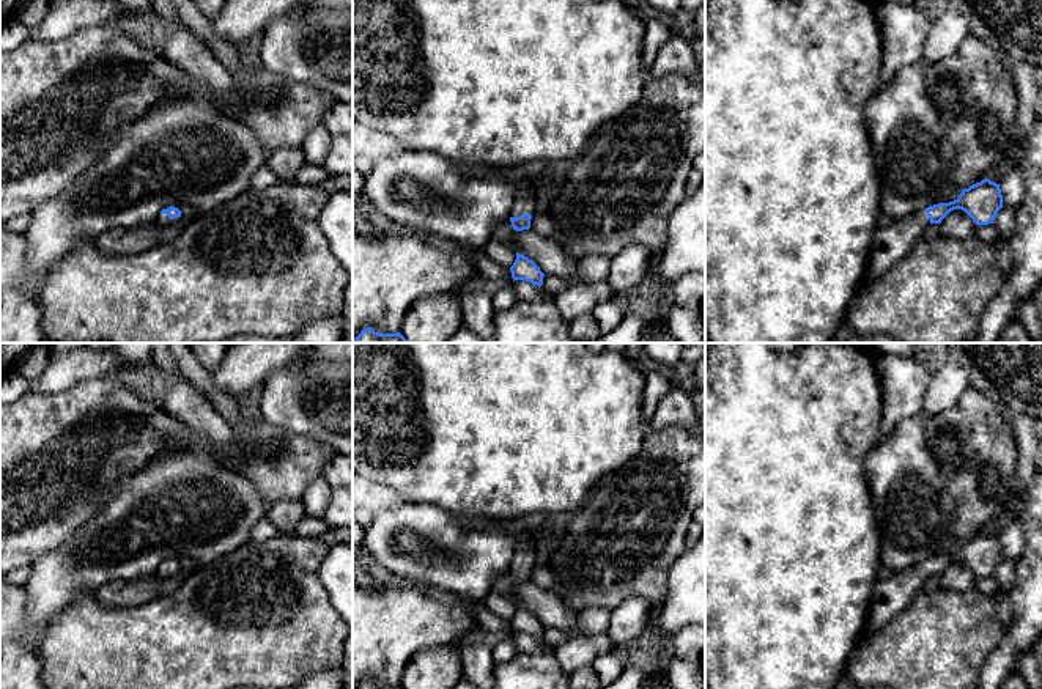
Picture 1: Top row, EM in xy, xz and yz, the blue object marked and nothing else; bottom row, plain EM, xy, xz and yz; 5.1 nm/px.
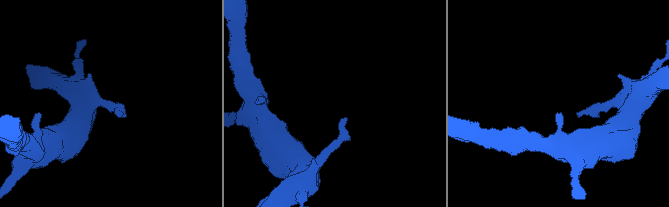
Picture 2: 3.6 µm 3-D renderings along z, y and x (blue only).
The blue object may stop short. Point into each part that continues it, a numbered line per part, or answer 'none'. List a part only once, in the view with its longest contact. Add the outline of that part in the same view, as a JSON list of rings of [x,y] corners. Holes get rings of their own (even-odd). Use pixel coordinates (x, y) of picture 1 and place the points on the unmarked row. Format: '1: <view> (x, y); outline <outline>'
1: xz (524, 556); outline [[[521,541],[513,555],[510,569],[519,569],[524,566],[534,568],[535,566],[535,554],[537,554],[537,546],[532,541]]]

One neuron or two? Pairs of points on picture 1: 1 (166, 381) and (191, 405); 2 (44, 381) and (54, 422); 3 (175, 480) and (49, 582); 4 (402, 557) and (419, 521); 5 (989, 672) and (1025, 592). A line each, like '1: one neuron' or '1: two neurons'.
1: two neurons
2: two neurons
3: one neuron
4: one neuron
5: one neuron

